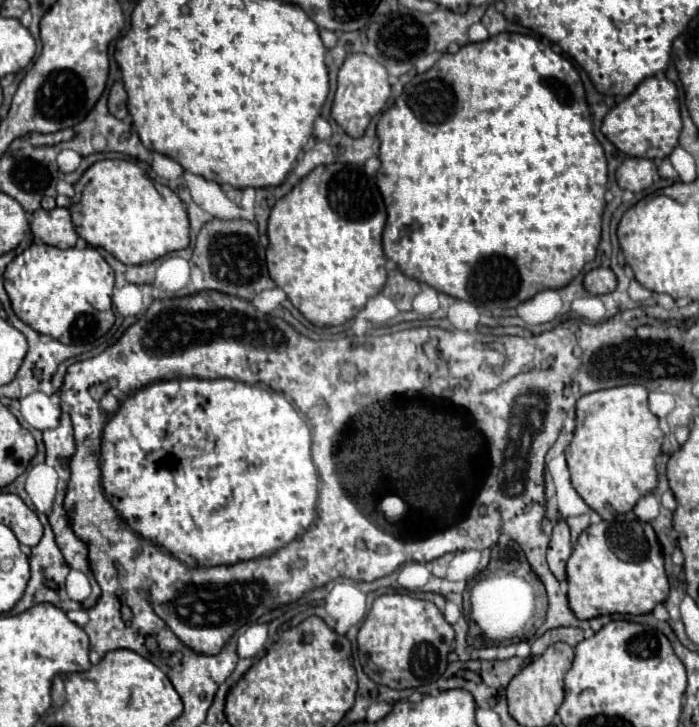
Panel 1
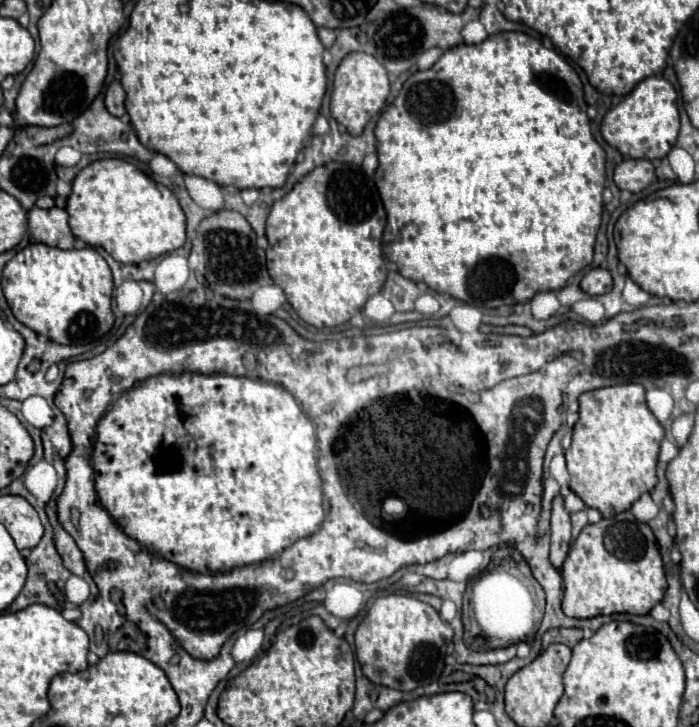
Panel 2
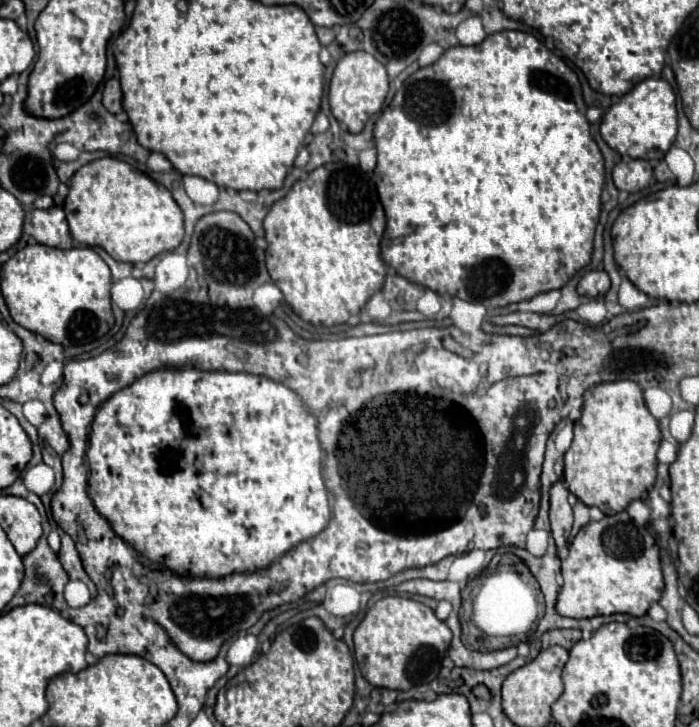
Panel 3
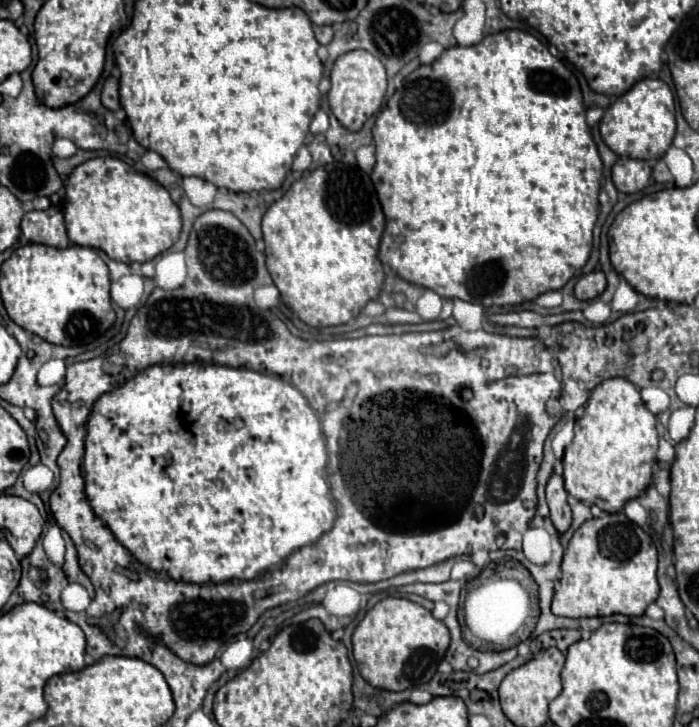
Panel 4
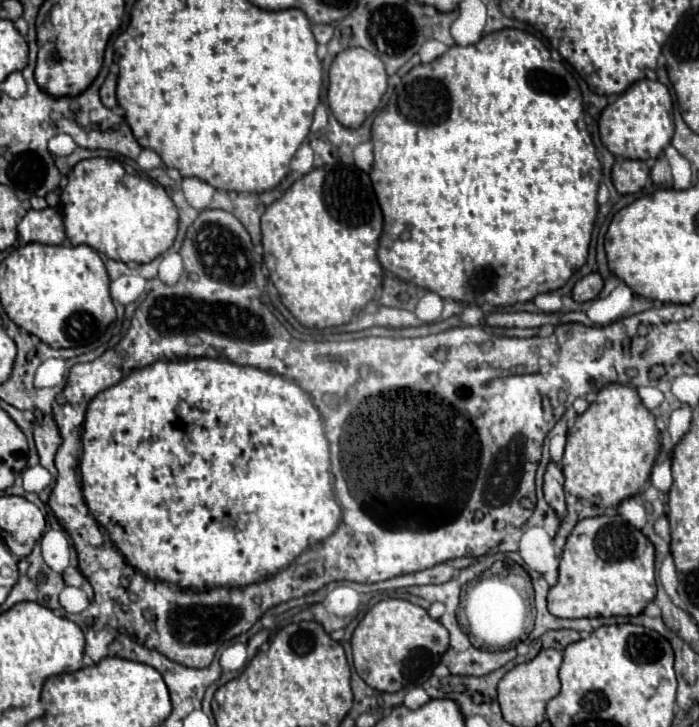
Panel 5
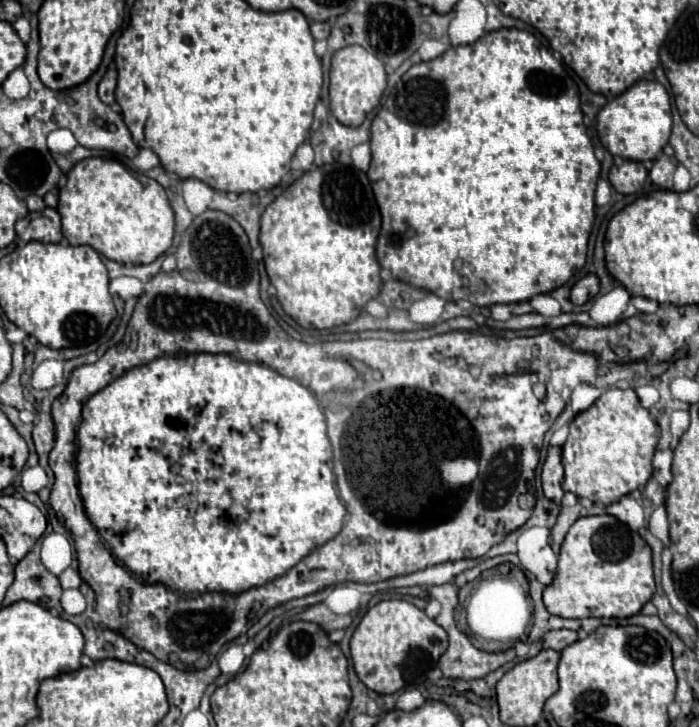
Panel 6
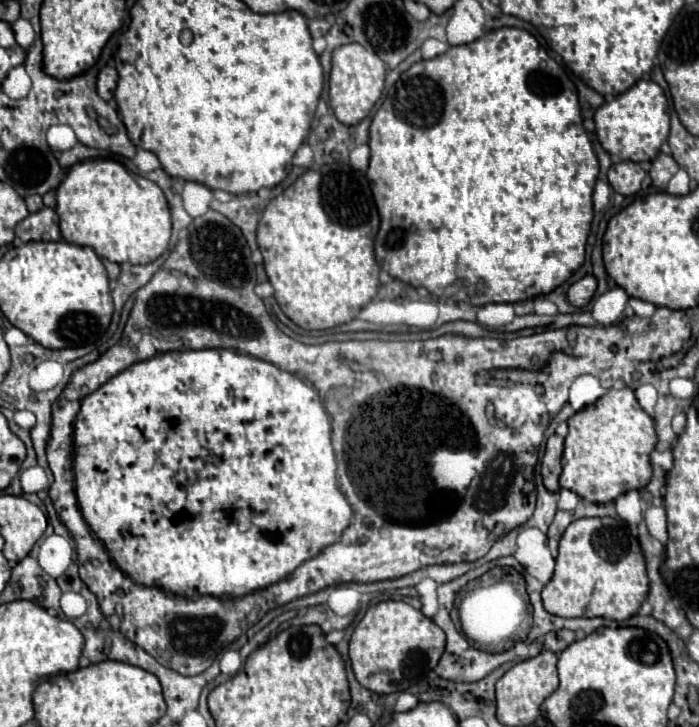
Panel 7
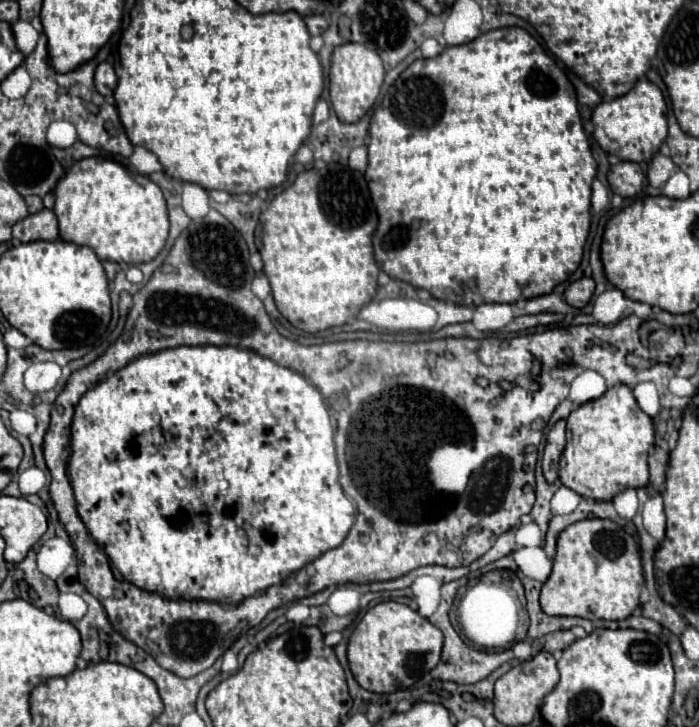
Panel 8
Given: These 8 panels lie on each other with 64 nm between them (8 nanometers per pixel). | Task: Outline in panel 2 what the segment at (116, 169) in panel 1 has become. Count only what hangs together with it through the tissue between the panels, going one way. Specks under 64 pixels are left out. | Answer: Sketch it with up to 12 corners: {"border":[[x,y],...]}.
{"border":[[120,158],[72,182],[78,240],[138,264],[178,250],[176,196]]}

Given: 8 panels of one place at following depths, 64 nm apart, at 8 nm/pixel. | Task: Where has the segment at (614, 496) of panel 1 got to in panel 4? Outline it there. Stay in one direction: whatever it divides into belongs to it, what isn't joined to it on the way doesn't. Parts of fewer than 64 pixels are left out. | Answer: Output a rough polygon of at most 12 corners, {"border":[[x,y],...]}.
{"border":[[598,384],[564,452],[566,492],[618,512],[652,482],[656,416]]}

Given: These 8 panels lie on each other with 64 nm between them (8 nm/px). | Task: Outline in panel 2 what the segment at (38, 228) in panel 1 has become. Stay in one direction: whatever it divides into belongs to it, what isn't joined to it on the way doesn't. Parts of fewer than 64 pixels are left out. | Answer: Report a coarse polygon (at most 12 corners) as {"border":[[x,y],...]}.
{"border":[[64,208],[28,210],[36,242],[72,248],[74,236]]}

